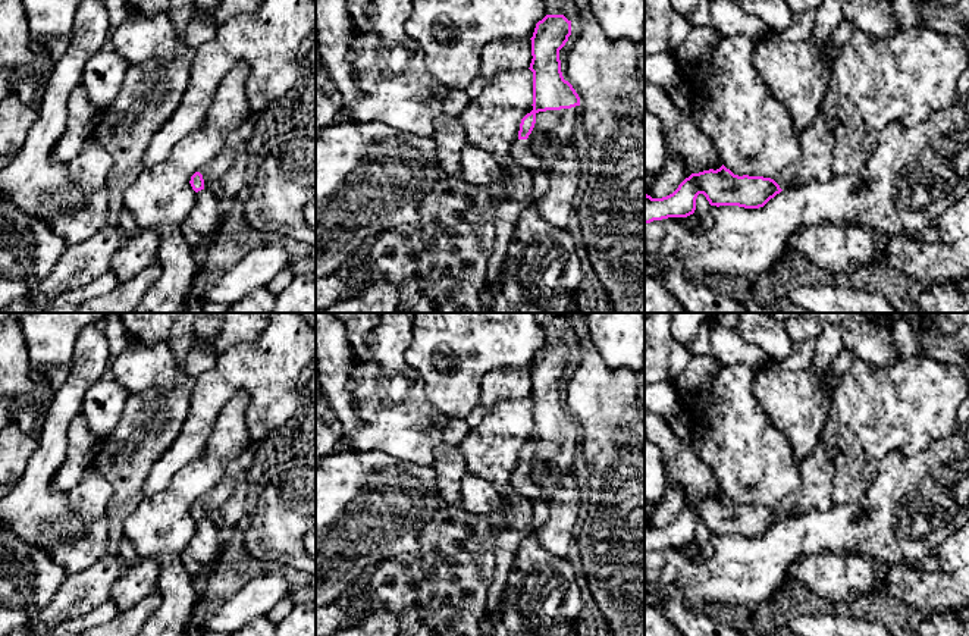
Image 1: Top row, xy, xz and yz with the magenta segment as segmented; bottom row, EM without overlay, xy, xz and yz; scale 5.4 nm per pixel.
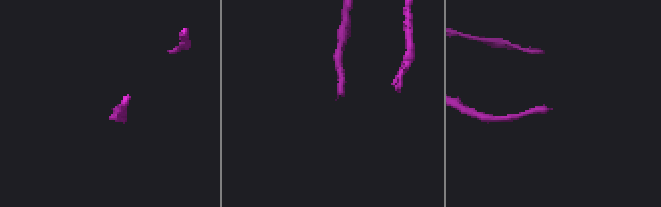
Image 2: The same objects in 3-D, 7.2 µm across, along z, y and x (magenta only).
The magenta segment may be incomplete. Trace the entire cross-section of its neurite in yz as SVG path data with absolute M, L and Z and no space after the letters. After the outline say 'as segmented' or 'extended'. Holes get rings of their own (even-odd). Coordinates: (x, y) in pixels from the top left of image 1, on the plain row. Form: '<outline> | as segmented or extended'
M821 444L799 464L799 473L799 488L784 496L774 508L738 505L722 494L716 499L692 502L667 526L652 527L645 523L645 552L693 543L699 523L703 523L709 533L716 536L759 538L781 520L830 510L832 507L835 466Z | extended

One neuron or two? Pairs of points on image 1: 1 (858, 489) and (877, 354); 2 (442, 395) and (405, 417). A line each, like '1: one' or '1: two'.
1: two
2: two

